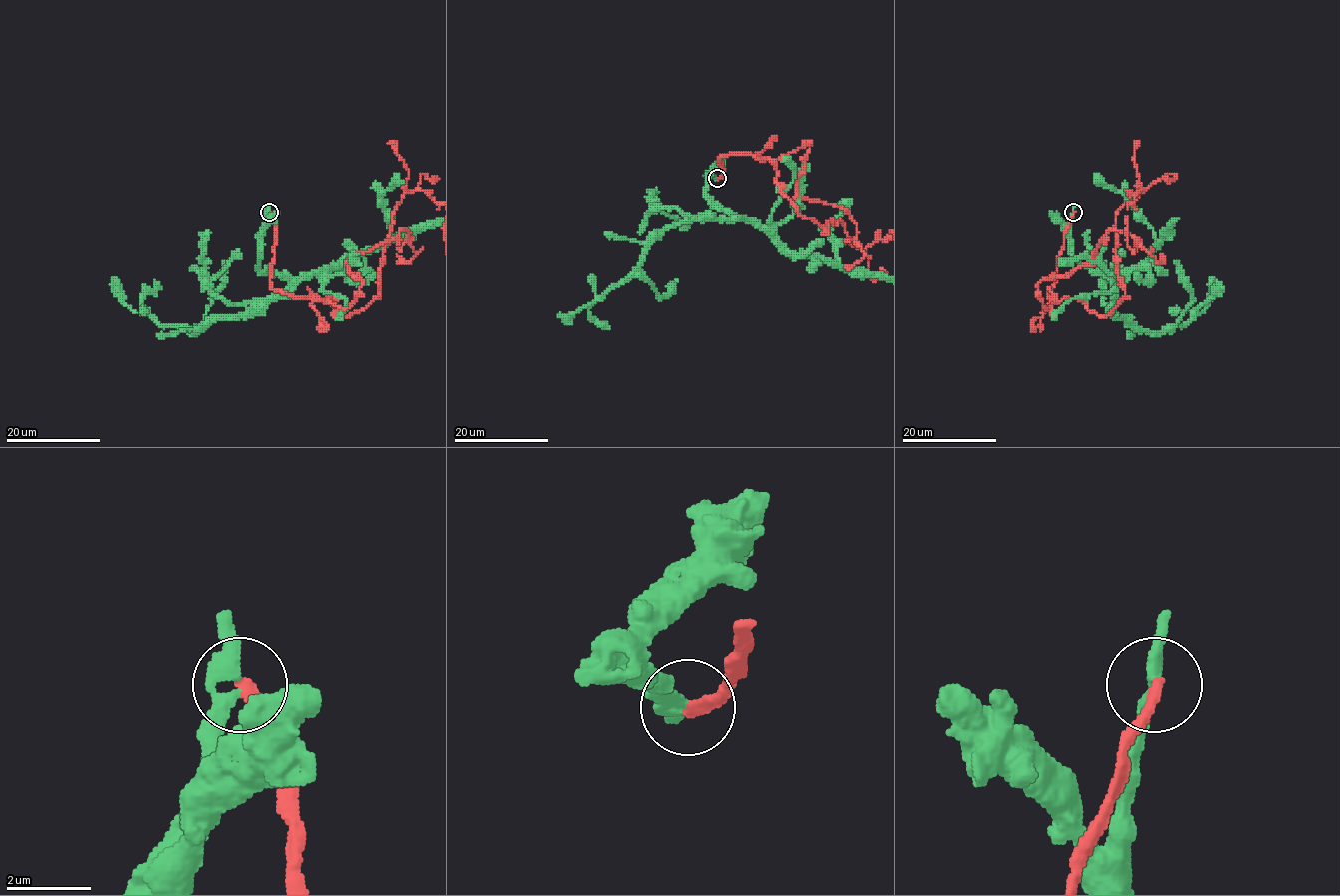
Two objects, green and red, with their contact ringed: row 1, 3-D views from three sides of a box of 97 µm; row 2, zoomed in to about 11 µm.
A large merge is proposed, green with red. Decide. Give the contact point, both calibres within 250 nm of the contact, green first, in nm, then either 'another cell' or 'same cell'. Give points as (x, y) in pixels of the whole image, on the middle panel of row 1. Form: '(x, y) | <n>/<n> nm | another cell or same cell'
(717, 178) | 200/280 nm | another cell

